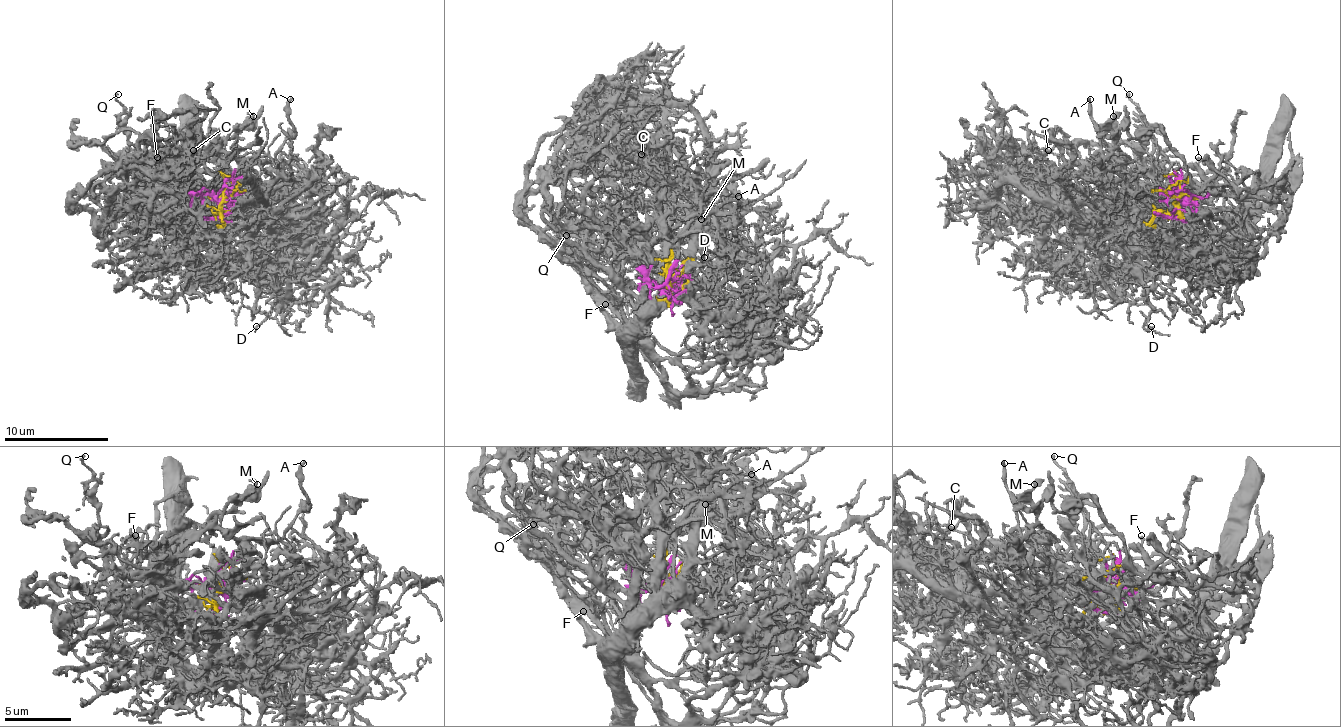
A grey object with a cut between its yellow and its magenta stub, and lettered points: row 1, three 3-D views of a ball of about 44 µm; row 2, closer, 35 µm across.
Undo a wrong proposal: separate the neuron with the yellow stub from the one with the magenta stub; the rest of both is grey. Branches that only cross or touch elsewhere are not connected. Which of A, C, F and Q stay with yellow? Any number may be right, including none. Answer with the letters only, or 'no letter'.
no letter

